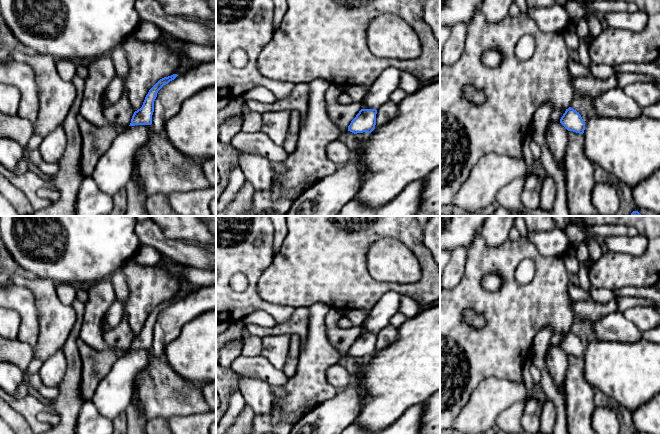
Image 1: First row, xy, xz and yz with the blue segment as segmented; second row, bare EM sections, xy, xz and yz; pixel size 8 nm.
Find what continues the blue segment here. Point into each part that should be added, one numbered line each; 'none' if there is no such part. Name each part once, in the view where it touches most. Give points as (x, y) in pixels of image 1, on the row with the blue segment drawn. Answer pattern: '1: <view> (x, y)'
none

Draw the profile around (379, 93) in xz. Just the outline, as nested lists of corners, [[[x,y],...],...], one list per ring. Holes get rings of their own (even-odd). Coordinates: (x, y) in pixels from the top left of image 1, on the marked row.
[[[394,66],[385,68],[362,100],[362,109],[378,109],[390,100],[391,94],[399,88],[402,70]]]

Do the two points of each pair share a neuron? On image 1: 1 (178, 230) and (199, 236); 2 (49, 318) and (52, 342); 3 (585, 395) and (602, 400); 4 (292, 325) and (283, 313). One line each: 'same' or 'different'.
1: same
2: same
3: different
4: different

